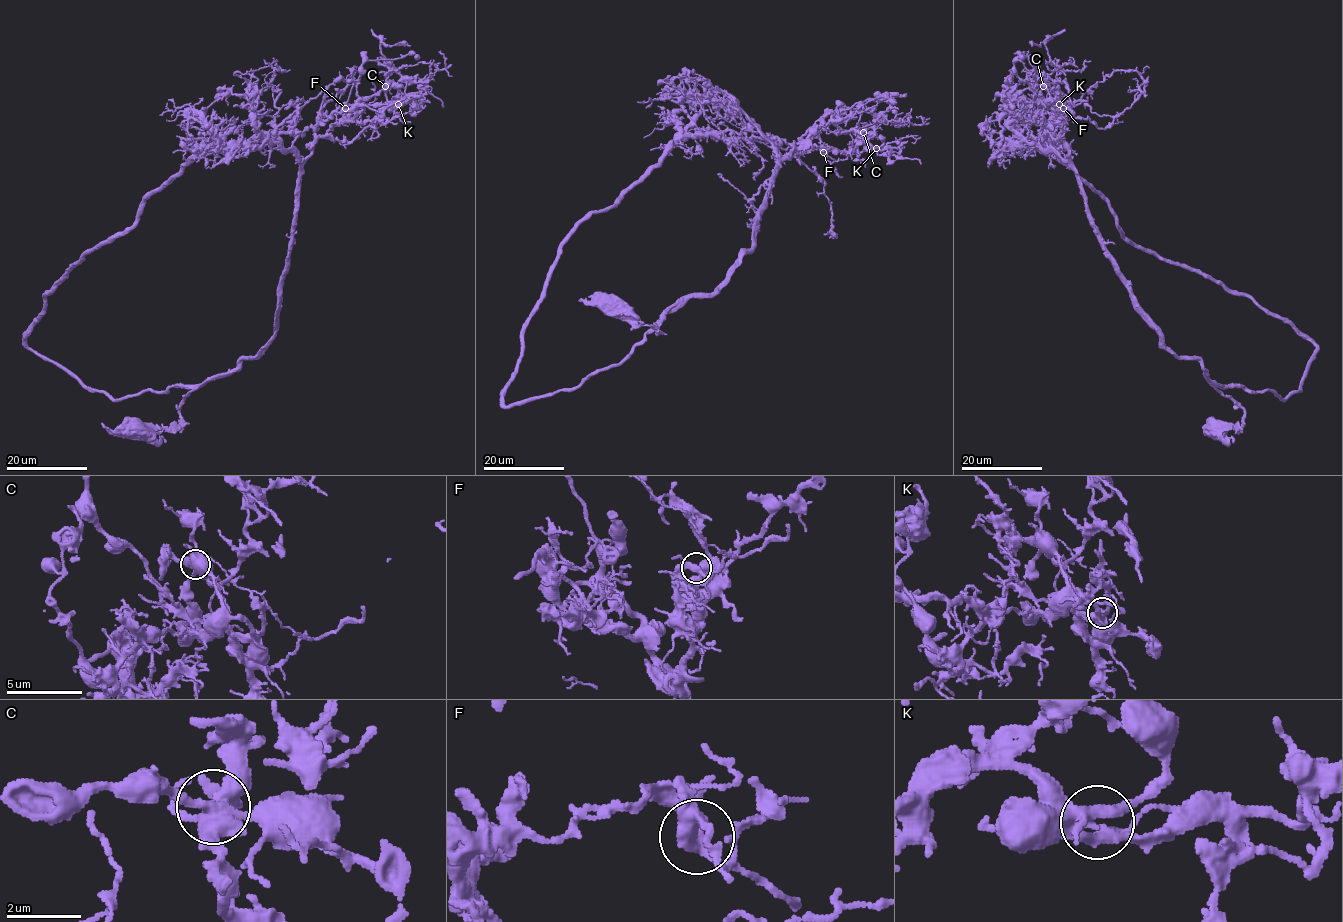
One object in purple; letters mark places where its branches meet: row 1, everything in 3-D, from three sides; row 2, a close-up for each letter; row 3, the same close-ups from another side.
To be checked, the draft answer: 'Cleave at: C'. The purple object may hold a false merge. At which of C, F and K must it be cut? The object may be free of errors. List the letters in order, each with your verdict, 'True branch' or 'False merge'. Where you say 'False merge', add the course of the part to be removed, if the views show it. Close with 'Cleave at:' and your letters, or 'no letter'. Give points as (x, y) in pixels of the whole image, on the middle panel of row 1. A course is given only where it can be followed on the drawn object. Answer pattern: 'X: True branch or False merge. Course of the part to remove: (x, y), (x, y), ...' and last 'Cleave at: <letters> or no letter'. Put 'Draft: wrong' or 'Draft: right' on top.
Draft: wrong
C: True branch
F: True branch
K: True branch
Cleave at: no letter

